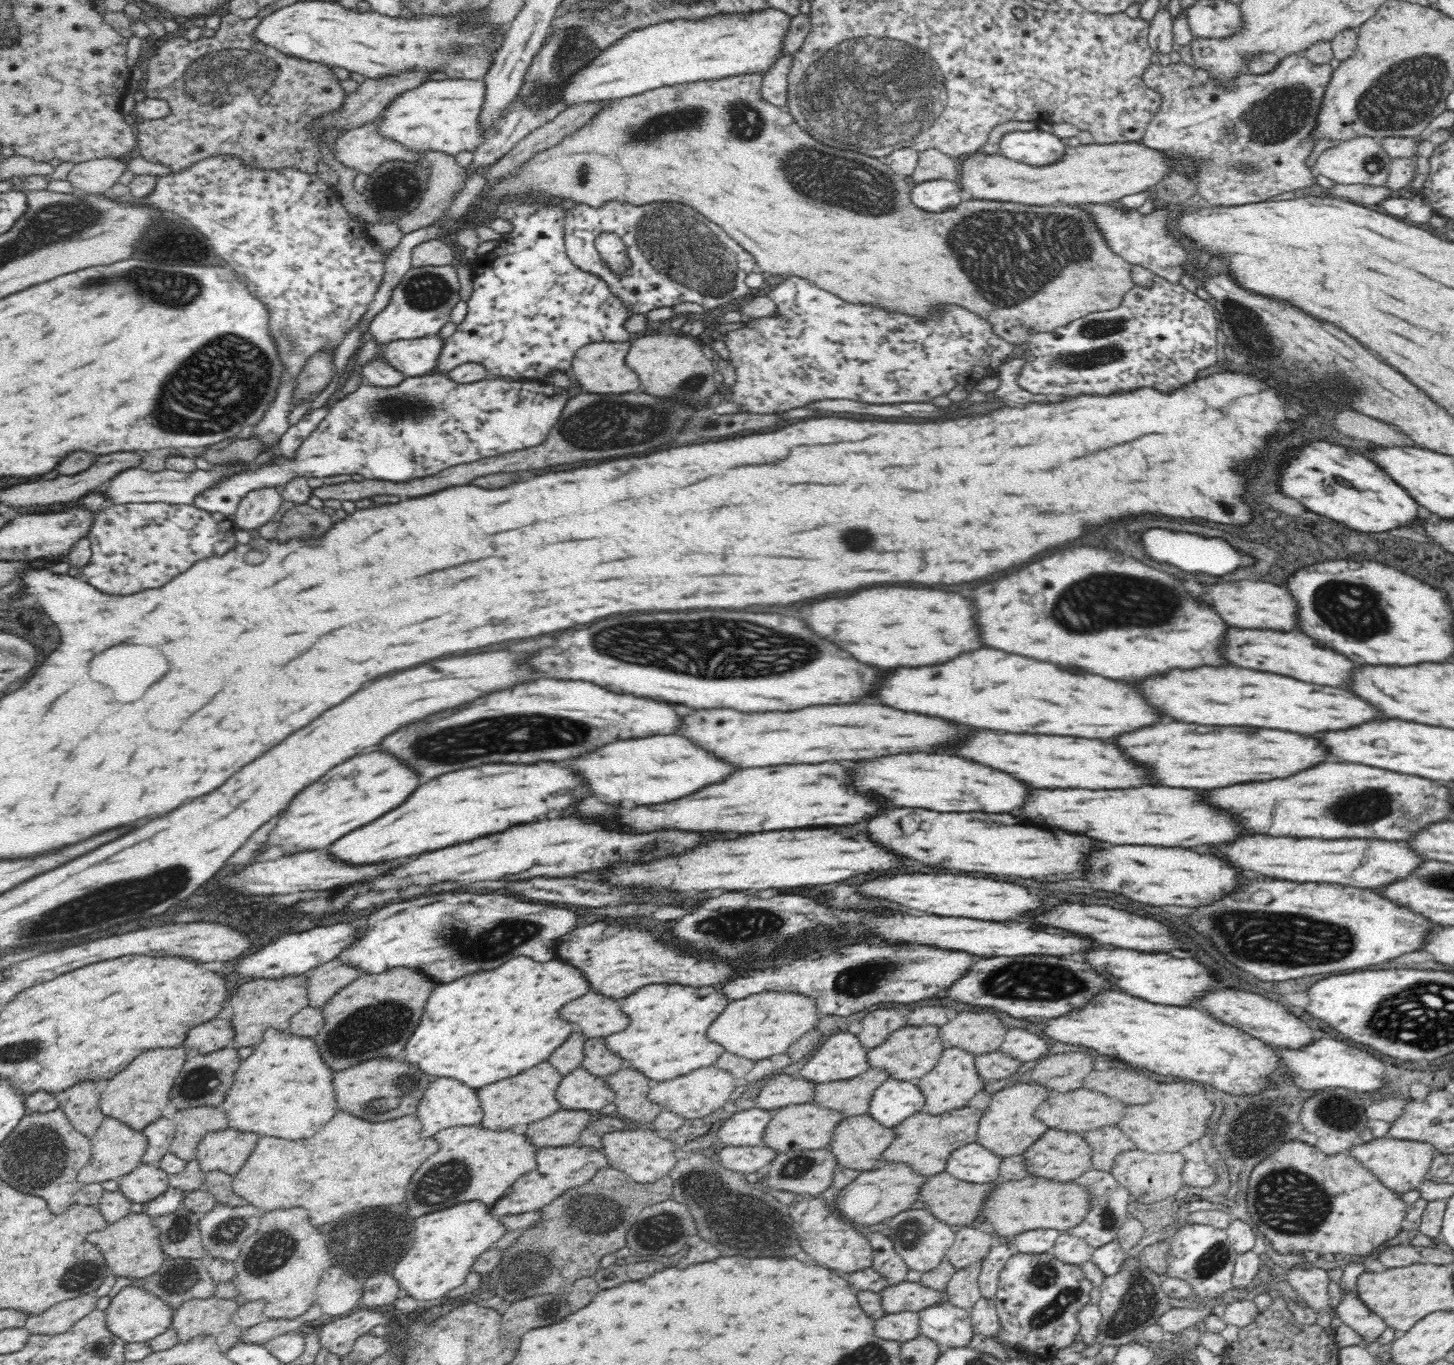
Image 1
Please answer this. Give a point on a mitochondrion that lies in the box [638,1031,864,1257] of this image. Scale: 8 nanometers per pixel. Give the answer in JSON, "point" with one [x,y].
{"point":[736,1218]}

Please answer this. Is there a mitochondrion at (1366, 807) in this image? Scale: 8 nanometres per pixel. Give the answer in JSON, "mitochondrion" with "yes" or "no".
{"mitochondrion":"yes"}

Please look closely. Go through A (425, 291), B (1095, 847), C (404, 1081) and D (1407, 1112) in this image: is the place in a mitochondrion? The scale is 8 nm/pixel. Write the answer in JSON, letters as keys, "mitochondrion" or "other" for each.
{"A":"mitochondrion","B":"other","C":"mitochondrion","D":"other"}

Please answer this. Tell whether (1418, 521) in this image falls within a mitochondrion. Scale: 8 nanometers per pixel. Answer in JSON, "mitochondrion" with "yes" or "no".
{"mitochondrion":"no"}

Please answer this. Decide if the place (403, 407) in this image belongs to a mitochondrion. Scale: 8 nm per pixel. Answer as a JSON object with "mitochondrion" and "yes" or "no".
{"mitochondrion":"yes"}

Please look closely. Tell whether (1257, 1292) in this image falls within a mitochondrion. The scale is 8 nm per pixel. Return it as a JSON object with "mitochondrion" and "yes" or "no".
{"mitochondrion":"no"}

